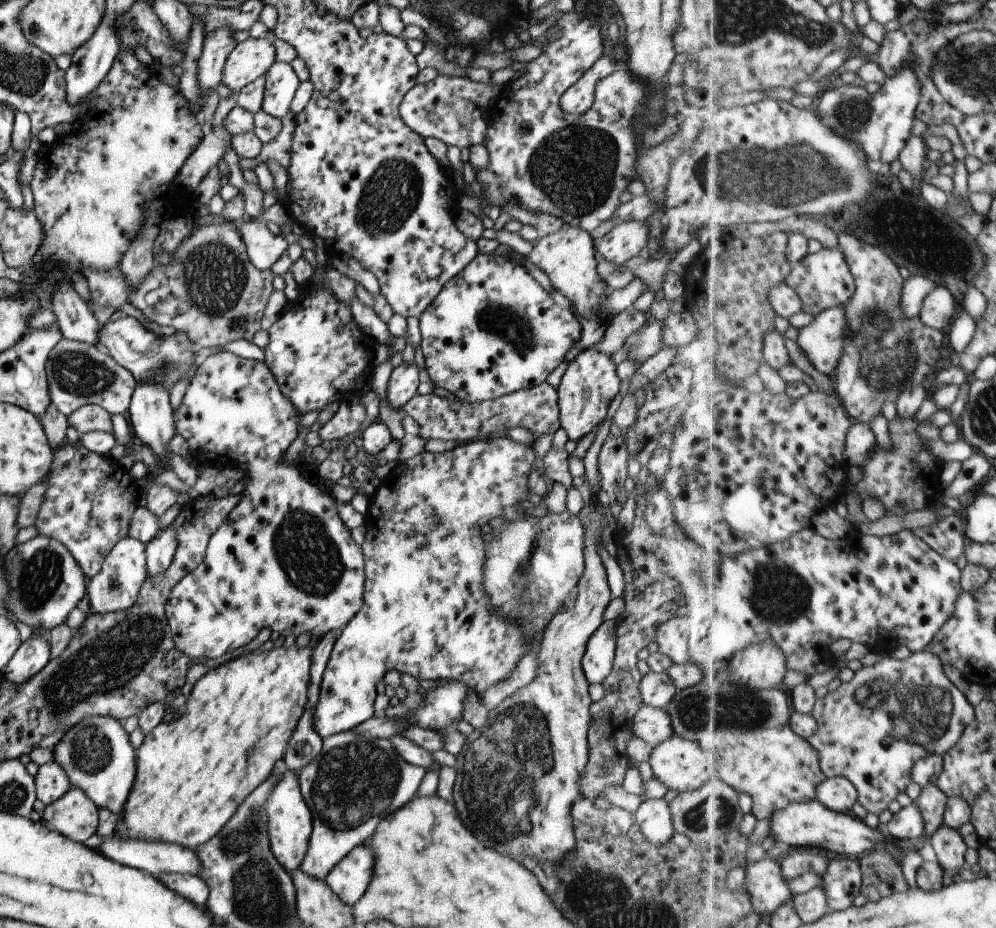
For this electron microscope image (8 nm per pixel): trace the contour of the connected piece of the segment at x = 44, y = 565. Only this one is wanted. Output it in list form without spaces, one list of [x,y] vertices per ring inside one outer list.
[[[36,535],[24,543],[13,545],[3,556],[3,568],[5,568],[5,578],[7,578],[7,596],[3,600],[3,608],[7,610],[6,614],[9,618],[28,631],[39,630],[39,628],[44,632],[62,630],[67,614],[75,608],[75,604],[85,594],[84,574],[79,564],[69,554],[69,550],[55,538]]]

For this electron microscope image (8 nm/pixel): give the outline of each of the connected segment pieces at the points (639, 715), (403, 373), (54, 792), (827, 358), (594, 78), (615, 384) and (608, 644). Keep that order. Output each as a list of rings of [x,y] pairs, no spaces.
[[[641,704],[631,720],[633,735],[644,740],[649,746],[657,746],[672,735],[670,718],[664,709]]]
[[[402,362],[393,368],[385,389],[385,402],[394,409],[402,406],[413,396],[419,384],[419,368],[413,364]]]
[[[51,761],[37,767],[34,775],[34,793],[45,806],[61,798],[71,787],[57,762]]]
[[[845,307],[830,308],[829,310],[818,314],[813,321],[806,327],[800,329],[797,344],[799,350],[809,358],[815,370],[833,377],[839,366],[839,360],[842,360],[846,345],[847,316],[845,316]]]
[[[609,56],[599,57],[559,97],[559,108],[567,114],[583,114],[593,102],[597,81],[618,68],[618,62]]]
[[[591,347],[582,350],[566,363],[556,388],[556,396],[559,424],[569,440],[577,442],[588,432],[595,430],[605,418],[609,402],[619,390],[620,379],[615,373],[615,366],[610,356],[591,350]]]
[[[605,620],[587,641],[581,657],[581,670],[589,685],[602,683],[611,672],[615,656],[615,629],[614,620]]]

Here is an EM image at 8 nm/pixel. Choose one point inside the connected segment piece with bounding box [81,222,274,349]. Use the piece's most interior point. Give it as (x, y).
(210, 290)

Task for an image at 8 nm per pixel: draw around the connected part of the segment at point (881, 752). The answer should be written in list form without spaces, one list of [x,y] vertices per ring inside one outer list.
[[[929,648],[916,653],[907,653],[906,657],[900,660],[887,656],[873,666],[862,667],[854,673],[854,677],[850,681],[842,682],[836,691],[832,691],[823,698],[817,699],[812,715],[815,720],[818,720],[819,728],[809,741],[818,750],[821,768],[828,778],[842,776],[851,780],[857,786],[858,803],[868,812],[872,812],[877,816],[881,812],[885,812],[888,808],[887,806],[891,804],[892,800],[895,800],[897,794],[905,792],[907,784],[913,781],[913,766],[930,754],[944,755],[949,752],[961,740],[968,726],[976,719],[975,707],[971,706],[967,696],[947,678],[943,665],[941,658],[937,654],[933,654]]]

